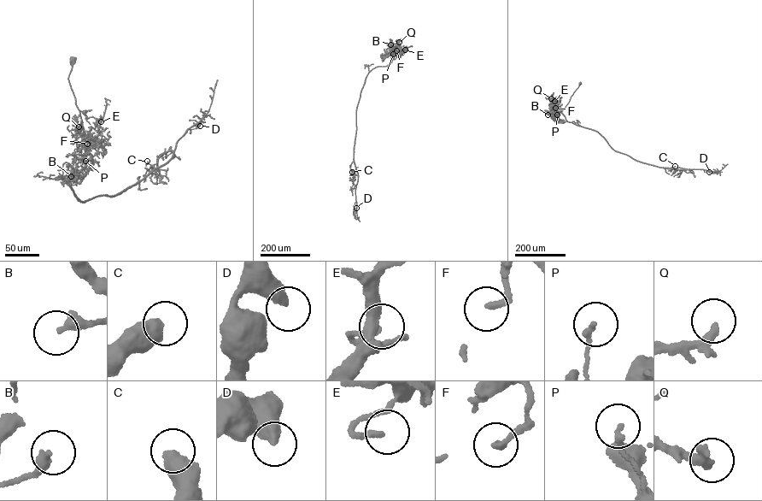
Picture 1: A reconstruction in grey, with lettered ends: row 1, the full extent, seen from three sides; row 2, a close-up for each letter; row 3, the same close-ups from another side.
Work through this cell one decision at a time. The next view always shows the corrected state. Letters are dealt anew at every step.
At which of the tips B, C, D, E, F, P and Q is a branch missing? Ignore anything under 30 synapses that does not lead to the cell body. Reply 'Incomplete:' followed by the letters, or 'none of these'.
Incomplete: Q

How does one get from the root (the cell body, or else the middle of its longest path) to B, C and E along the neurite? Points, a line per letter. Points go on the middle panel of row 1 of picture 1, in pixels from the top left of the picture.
B: (393, 59), (390, 58), (395, 53), (392, 54), (390, 44)
C: (393, 59), (390, 58), (394, 55), (389, 63), (374, 67), (366, 78), (356, 110), (355, 169), (352, 172)
E: (393, 59), (390, 58), (395, 53), (405, 50)

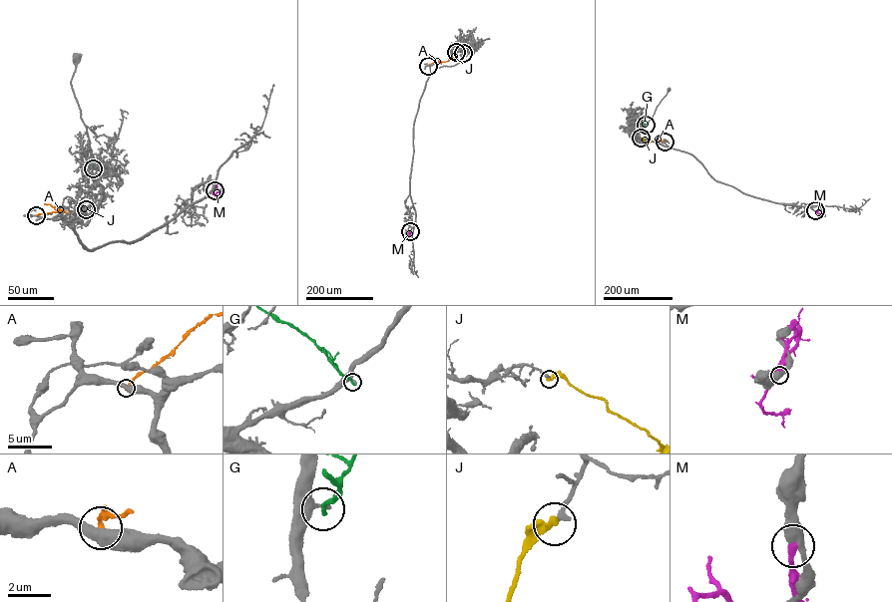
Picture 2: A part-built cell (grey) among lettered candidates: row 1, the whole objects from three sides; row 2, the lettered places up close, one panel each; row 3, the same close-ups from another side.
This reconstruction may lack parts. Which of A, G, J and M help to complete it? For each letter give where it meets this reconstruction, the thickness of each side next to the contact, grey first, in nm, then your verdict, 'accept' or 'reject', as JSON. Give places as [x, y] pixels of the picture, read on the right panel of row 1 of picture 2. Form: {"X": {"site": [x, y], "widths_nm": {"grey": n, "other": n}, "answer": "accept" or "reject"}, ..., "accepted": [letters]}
{"A": {"site": [665, 142], "widths_nm": {"grey": 500, "other": 180}, "answer": "reject"}, "G": {"site": [646, 125], "widths_nm": {"grey": 300, "other": 220}, "answer": "reject"}, "J": {"site": [641, 138], "widths_nm": {"grey": 240, "other": 320}, "answer": "reject"}, "M": {"site": [815, 210], "widths_nm": {"grey": 440, "other": 280}, "answer": "reject"}, "accepted": []}

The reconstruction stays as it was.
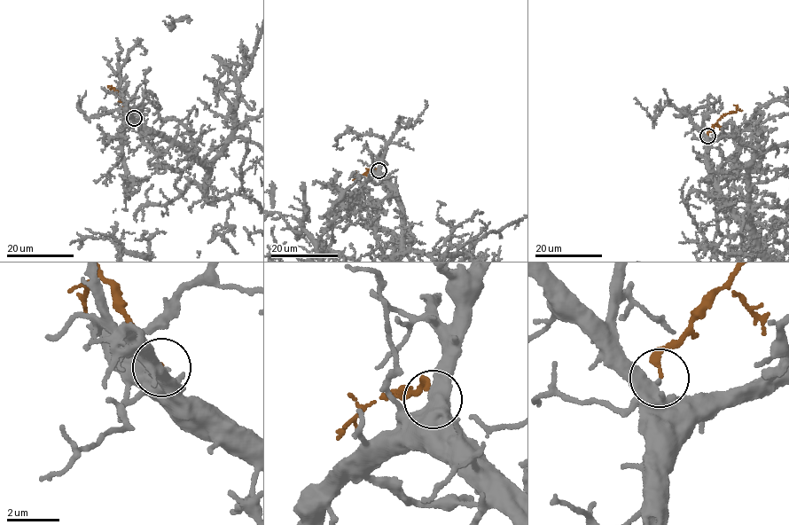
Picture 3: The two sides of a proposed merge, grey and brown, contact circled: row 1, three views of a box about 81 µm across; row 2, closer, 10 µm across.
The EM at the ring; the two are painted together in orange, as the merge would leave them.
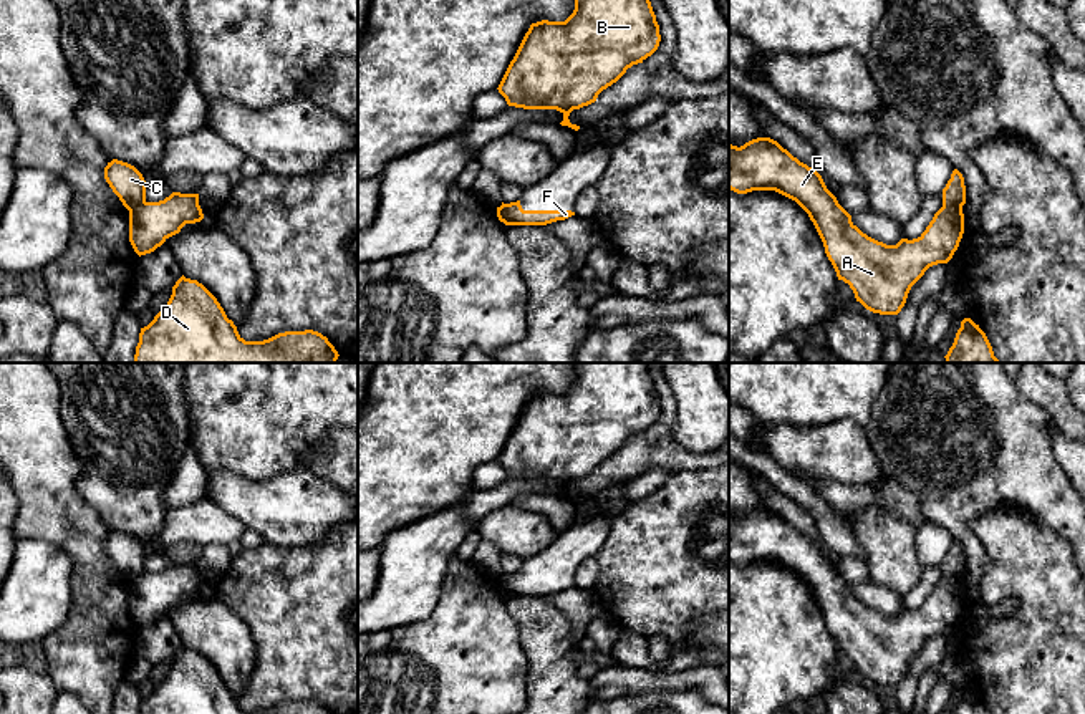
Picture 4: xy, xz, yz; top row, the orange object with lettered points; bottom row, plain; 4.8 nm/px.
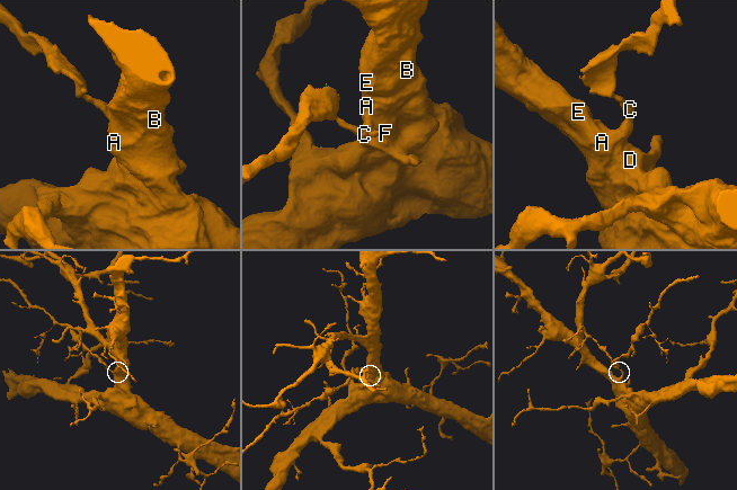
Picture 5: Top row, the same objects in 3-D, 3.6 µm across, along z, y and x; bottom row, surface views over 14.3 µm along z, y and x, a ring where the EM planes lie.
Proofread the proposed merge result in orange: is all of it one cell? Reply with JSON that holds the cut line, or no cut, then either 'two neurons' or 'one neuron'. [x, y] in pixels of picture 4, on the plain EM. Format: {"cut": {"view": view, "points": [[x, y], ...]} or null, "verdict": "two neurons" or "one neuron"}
{"cut": {"view": "yz", "points": [[943, 575], [961, 578]]}, "verdict": "two neurons"}

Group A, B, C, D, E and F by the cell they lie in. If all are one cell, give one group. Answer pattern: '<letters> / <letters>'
A B D E F / C

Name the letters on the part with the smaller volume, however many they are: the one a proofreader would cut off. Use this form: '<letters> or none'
C

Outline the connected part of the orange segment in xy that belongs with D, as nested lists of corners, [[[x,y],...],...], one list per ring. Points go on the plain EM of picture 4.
[[[184,646],[154,691],[141,699],[139,714],[330,714],[318,702],[285,702],[263,712],[245,712],[217,669]]]

